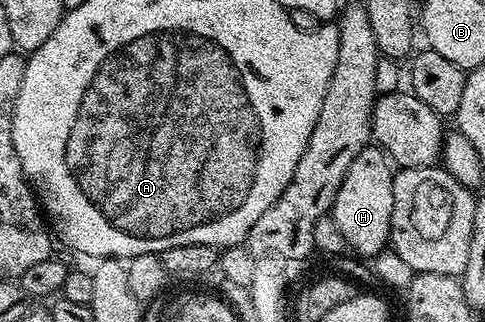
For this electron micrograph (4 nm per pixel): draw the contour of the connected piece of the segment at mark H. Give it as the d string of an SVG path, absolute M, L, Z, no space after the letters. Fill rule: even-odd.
M377 145L365 147L348 166L339 192L336 193L332 214L351 252L373 257L387 250L392 221L392 185L394 171L385 151Z

